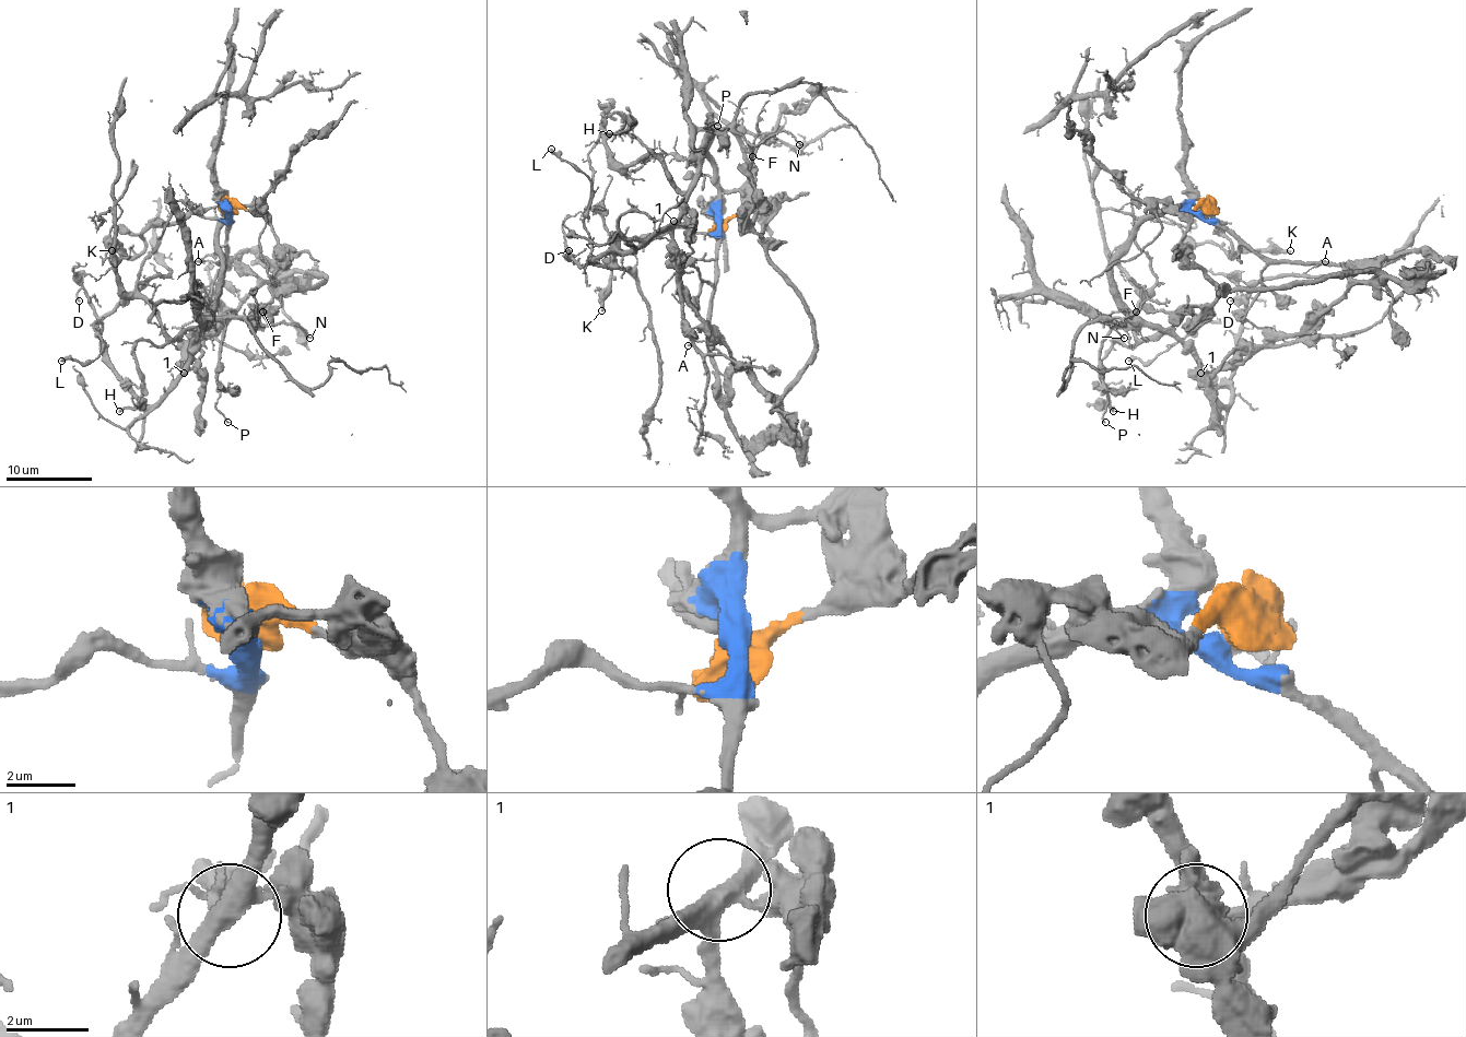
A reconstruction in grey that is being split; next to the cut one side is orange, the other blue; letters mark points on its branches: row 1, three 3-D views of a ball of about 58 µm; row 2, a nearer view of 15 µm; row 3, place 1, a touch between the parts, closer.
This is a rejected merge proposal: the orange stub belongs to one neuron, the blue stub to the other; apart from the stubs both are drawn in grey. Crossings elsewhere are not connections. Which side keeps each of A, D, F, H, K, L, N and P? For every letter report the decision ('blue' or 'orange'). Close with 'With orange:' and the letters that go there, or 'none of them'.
A: blue
D: blue
F: blue
H: blue
K: blue
L: blue
N: blue
P: blue
With orange: none of them

